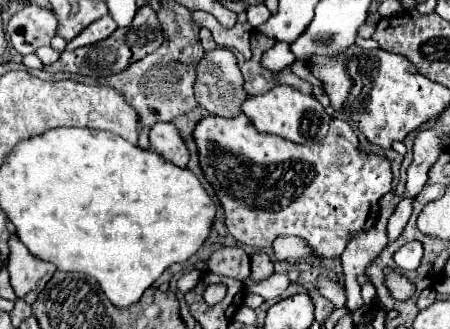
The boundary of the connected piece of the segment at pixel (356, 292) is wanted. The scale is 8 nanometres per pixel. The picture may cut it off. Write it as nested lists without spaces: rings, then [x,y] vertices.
[[[384,195],[382,197],[382,211],[378,223],[364,233],[358,233],[342,253],[342,267],[344,267],[345,289],[346,289],[346,307],[349,311],[356,311],[364,305],[361,297],[361,286],[357,281],[358,275],[364,275],[364,269],[372,265],[372,261],[380,255],[380,249],[388,243],[386,239],[386,223],[388,217],[392,215],[394,207],[398,205],[402,197],[392,197]]]

